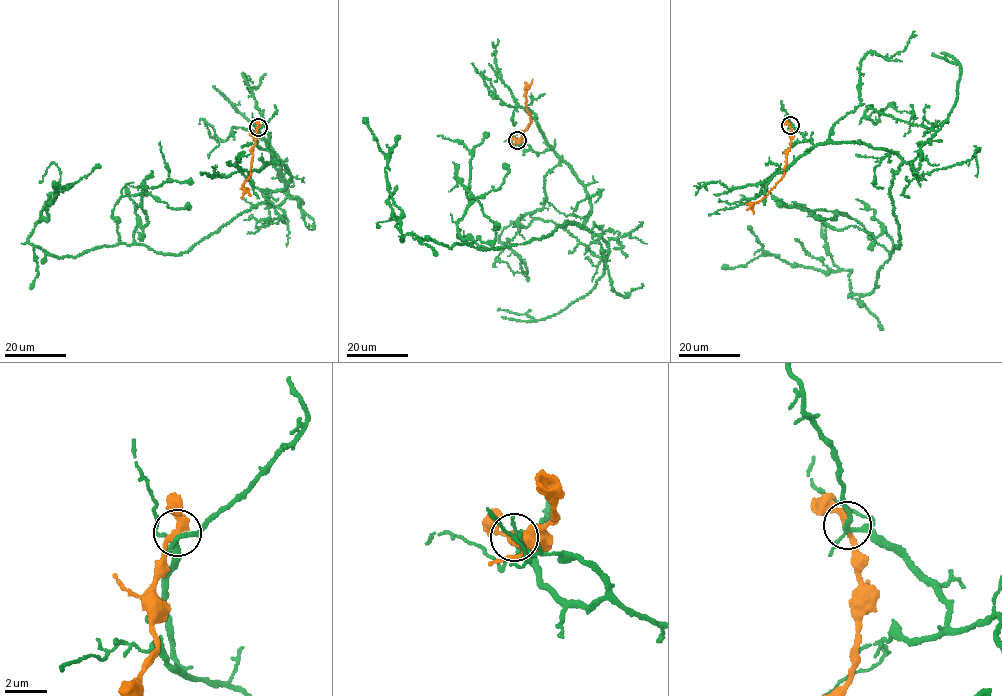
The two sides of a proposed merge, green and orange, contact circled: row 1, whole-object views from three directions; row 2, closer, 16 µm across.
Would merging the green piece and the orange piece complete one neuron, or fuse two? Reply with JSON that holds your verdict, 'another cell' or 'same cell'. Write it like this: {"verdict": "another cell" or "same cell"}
{"verdict": "another cell"}

